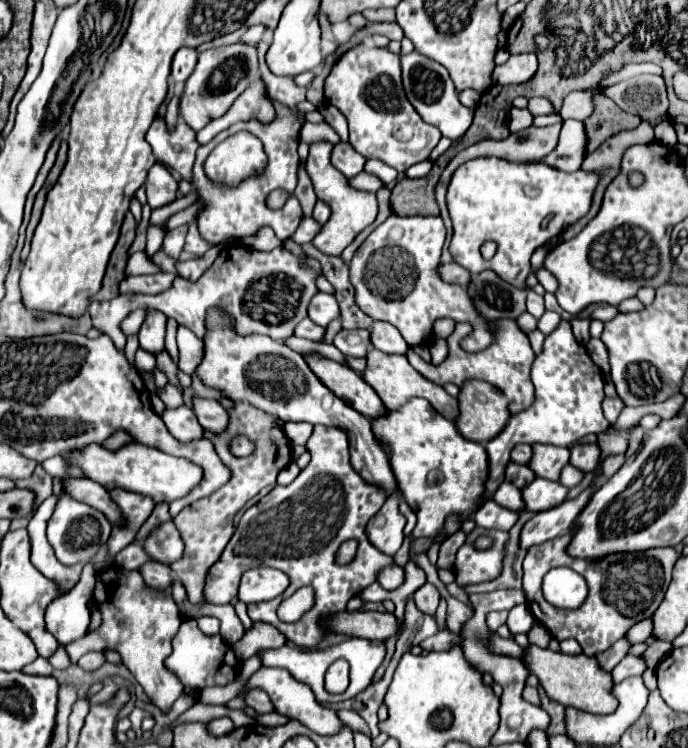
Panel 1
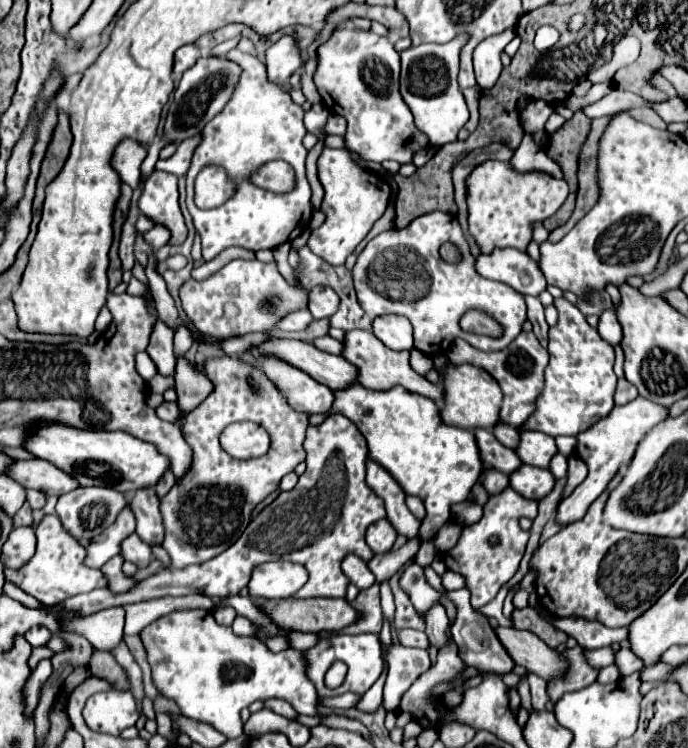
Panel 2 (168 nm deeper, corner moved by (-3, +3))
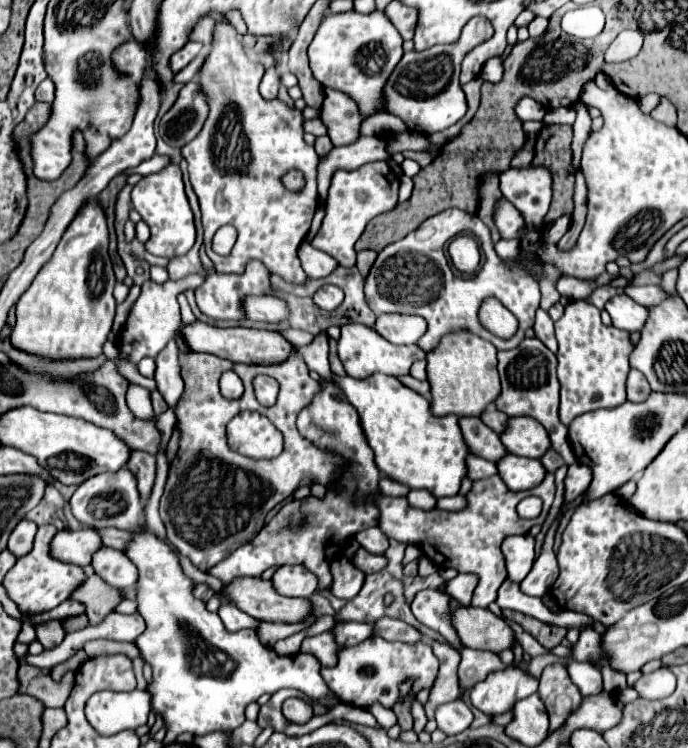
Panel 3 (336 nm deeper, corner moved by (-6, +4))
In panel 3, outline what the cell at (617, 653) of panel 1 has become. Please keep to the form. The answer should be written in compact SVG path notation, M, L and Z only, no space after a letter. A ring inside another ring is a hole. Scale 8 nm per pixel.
M550 664L544 668L538 694L550 714L550 732L554 732L554 728L562 724L562 718L566 718L566 714L582 700L578 686L570 680L566 664Z

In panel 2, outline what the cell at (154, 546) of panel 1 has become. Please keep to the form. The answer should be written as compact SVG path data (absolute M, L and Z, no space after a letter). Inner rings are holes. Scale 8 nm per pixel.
M147 487L147 491L135 491L129 505L137 519L137 535L149 545L163 543L165 529L159 511L159 497L155 495L155 489Z

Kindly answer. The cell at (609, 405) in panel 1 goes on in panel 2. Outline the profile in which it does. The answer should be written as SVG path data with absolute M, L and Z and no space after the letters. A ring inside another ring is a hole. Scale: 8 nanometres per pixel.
M619 379L617 391L615 391L615 405L625 405L639 397L639 391L635 391L635 385L627 383L627 379Z

